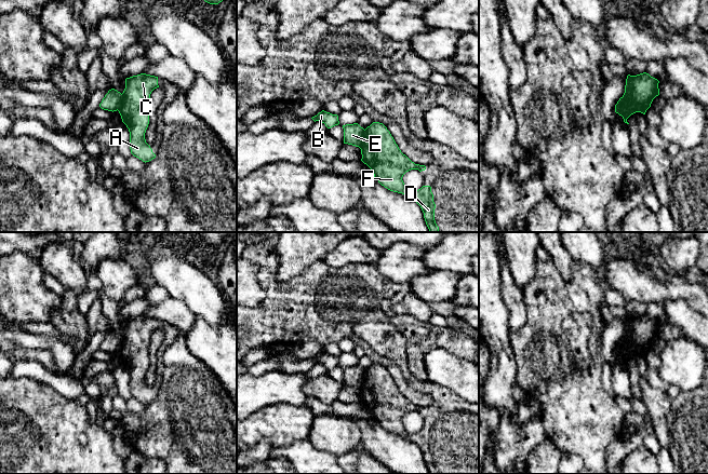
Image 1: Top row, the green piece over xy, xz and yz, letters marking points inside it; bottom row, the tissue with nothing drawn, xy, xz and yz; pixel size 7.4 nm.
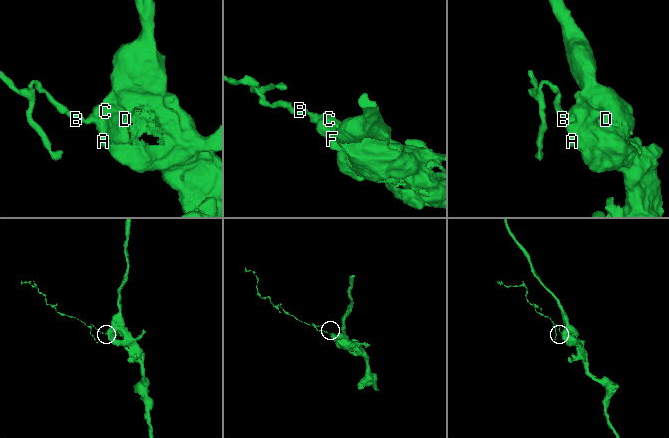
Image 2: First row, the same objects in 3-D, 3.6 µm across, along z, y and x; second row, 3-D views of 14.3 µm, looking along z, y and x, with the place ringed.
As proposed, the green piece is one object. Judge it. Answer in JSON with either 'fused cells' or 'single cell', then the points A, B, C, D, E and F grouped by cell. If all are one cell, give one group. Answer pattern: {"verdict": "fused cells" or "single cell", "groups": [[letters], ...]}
{"verdict": "fused cells", "groups": [["A", "C", "D", "F"], ["B", "E"]]}

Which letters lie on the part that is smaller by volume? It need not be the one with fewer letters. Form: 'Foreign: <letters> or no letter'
Foreign: B, E

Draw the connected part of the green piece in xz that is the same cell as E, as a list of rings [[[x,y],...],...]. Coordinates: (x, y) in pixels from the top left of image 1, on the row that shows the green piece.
[[[358,123],[343,125],[344,144],[361,147],[365,130]]]

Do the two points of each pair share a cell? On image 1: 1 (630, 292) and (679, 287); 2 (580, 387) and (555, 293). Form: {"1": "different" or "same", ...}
{"1": "same", "2": "same"}

